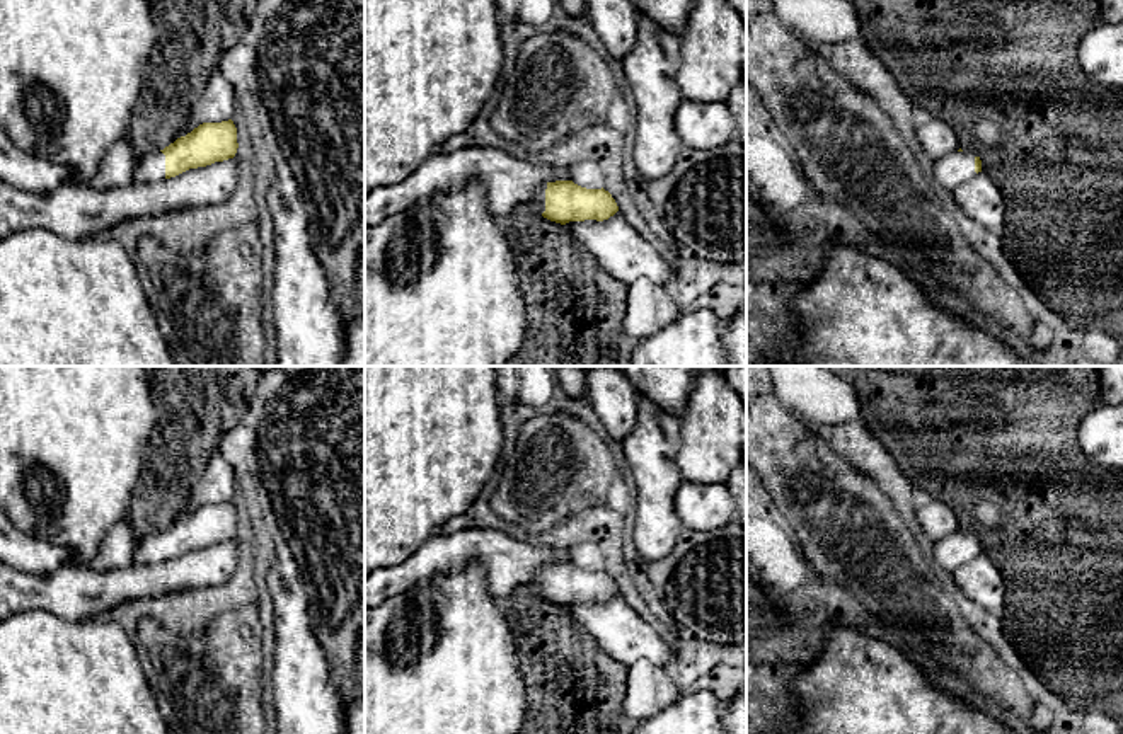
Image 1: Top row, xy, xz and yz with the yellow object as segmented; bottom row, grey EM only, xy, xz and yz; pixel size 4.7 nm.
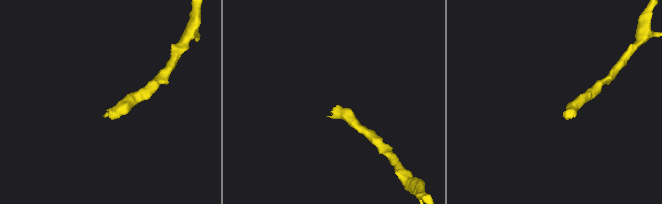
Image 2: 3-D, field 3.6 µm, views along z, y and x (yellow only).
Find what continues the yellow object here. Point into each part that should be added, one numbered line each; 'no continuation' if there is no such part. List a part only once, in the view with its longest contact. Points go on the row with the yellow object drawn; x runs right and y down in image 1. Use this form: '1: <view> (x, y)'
1: xz (537, 200)

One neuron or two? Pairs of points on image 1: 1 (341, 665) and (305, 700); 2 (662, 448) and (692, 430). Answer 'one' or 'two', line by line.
1: two
2: two

